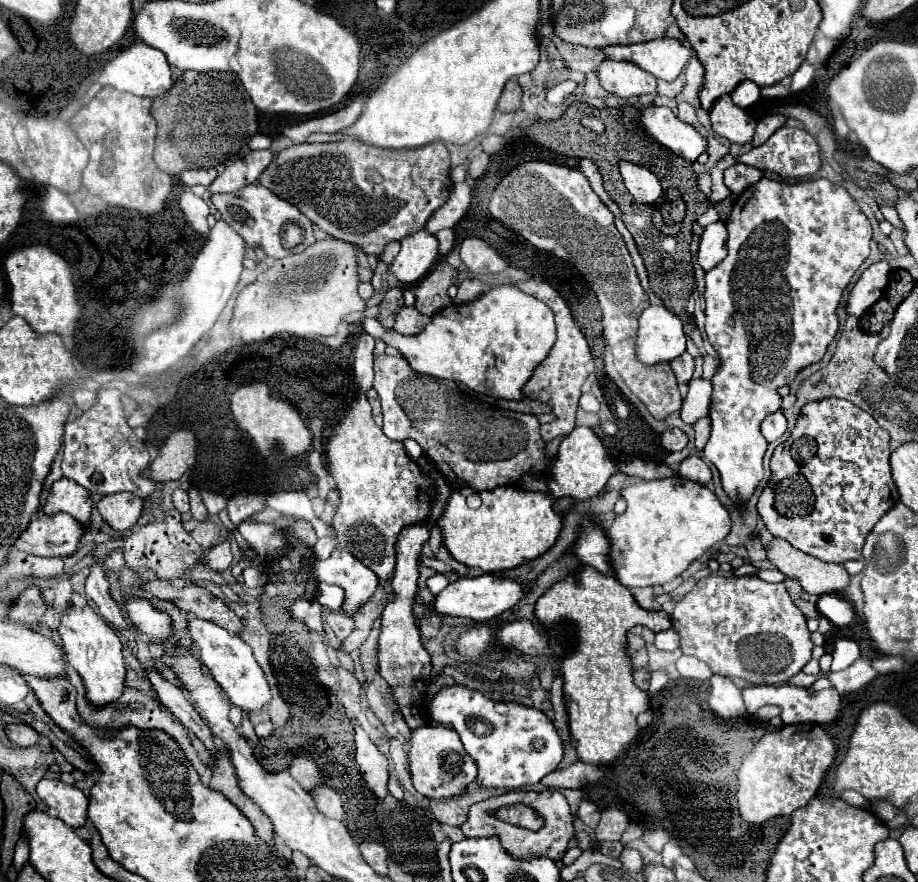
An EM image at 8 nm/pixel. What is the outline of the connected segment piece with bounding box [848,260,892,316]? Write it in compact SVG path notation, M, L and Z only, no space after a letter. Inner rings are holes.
M880 260L872 266L868 266L862 276L858 278L850 300L848 300L848 314L856 314L860 316L864 310L868 310L876 300L880 300L882 292L886 290L888 284L888 276L890 276L892 268L888 262Z

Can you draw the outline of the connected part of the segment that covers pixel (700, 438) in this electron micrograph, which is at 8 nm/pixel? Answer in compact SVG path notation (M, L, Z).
M709 416L698 420L693 428L695 431L695 448L702 451L710 436Z

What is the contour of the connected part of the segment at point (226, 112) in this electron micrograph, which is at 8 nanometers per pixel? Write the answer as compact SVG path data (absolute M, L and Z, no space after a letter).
M184 72L174 82L170 92L154 98L152 116L158 122L154 162L158 164L160 170L166 170L170 176L178 176L182 170L188 170L188 168L214 168L216 164L234 162L242 158L250 150L248 142L252 134L256 134L258 130L256 108L248 92L242 88L240 80L228 72L206 72L206 74Z

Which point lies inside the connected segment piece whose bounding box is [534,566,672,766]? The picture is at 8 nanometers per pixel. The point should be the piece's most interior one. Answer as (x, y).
(602, 701)

